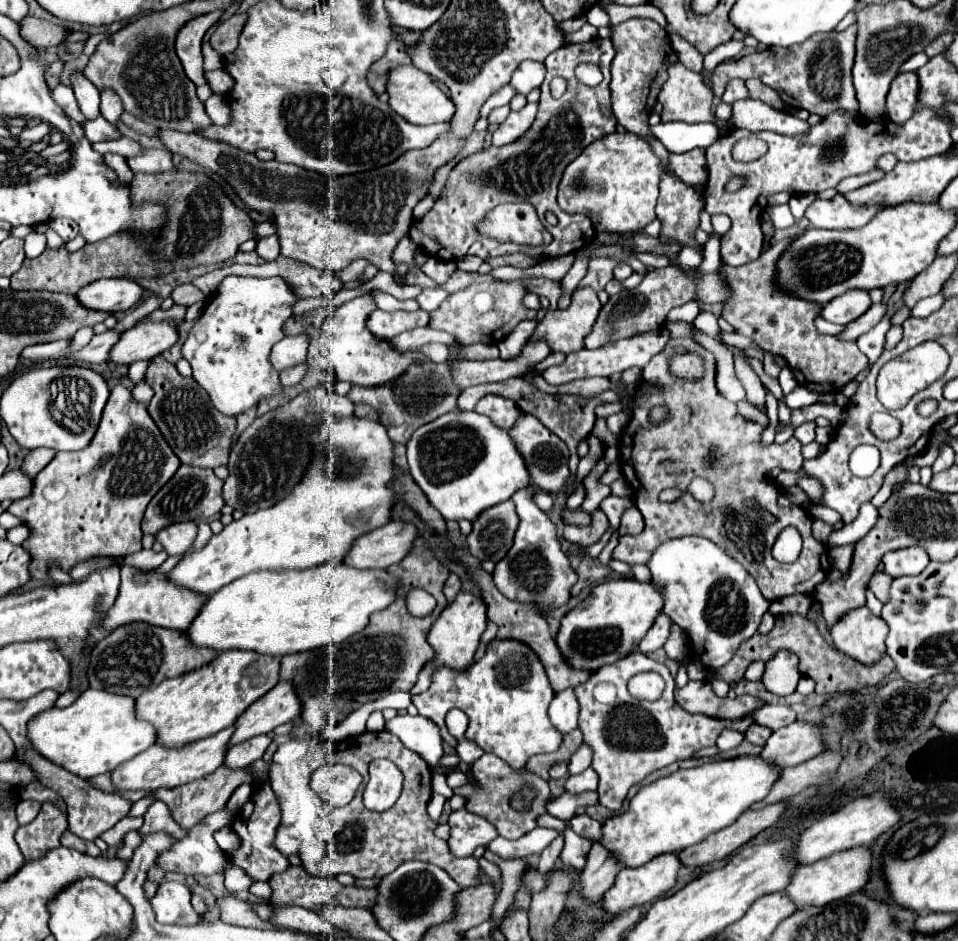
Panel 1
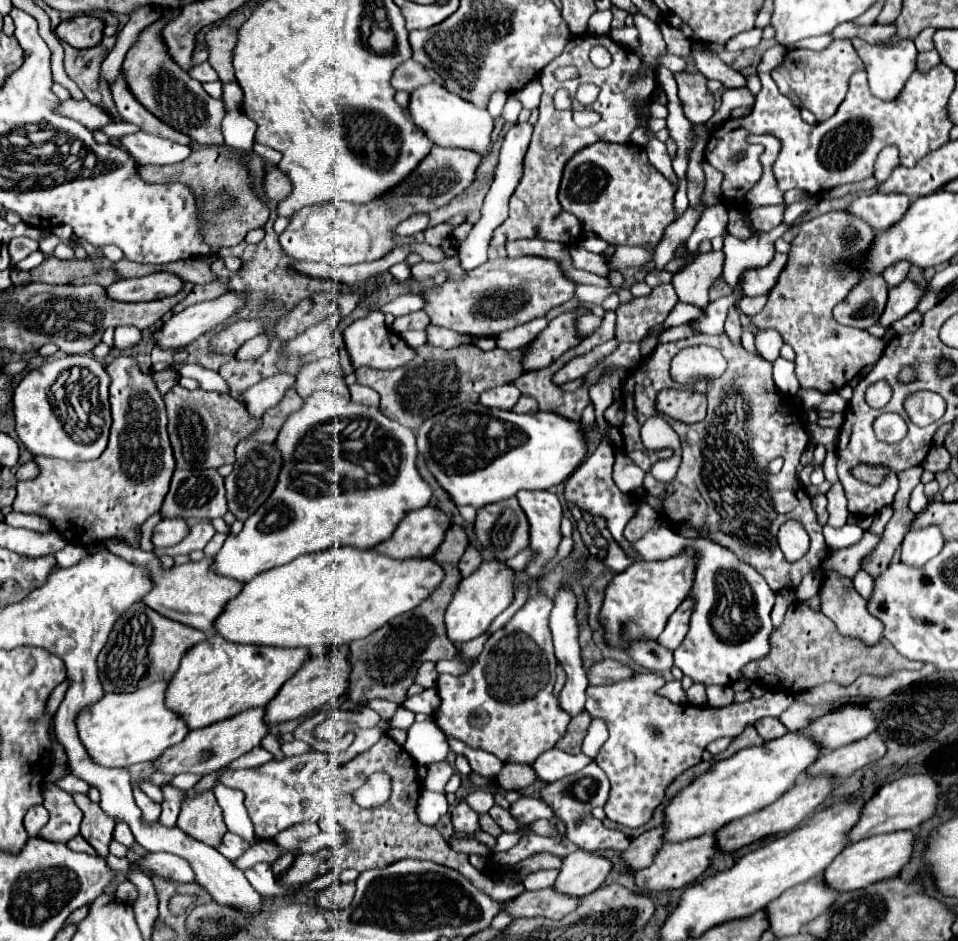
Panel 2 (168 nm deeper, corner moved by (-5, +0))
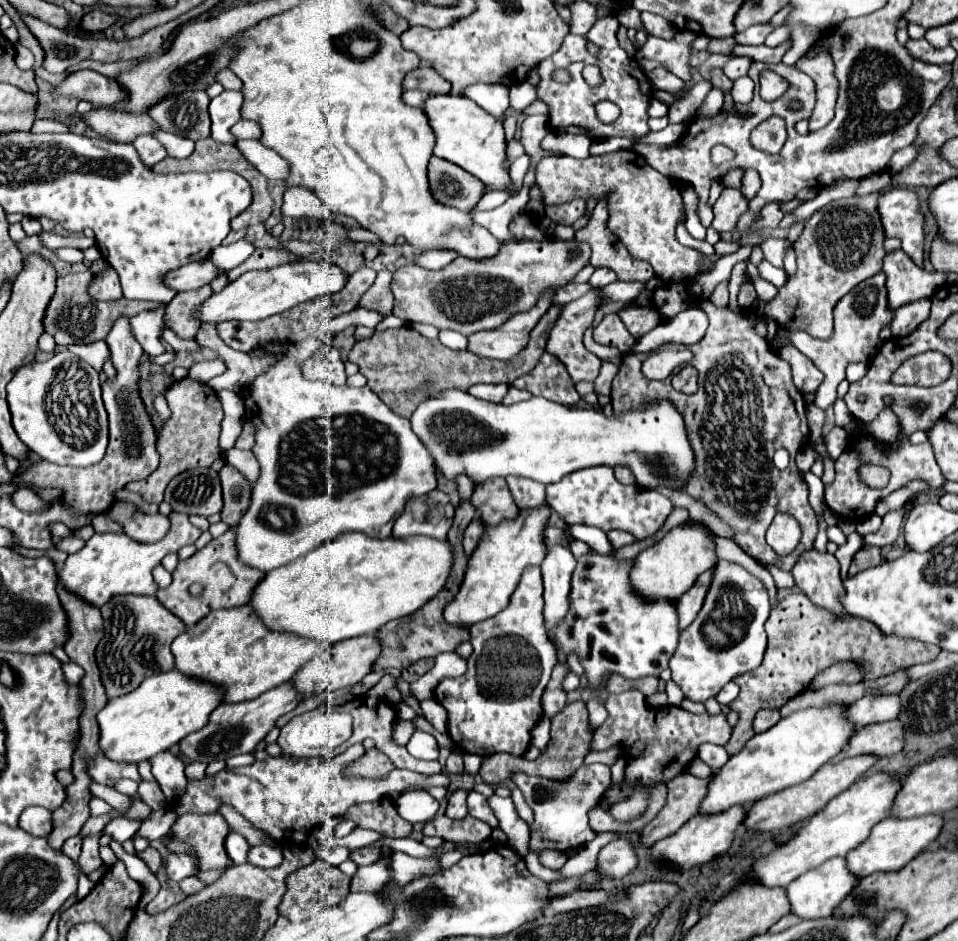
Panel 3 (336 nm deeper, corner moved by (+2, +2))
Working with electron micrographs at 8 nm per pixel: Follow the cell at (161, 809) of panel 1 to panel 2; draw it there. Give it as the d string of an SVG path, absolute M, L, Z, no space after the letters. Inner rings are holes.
M142 779L142 781L140 781L140 789L142 789L150 799L154 799L154 801L162 803L162 791L160 791L160 787L158 787L158 785L150 783L148 779Z

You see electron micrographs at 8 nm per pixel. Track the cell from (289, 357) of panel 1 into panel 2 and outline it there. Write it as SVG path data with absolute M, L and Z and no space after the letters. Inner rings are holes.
M278 373L278 375L266 377L266 379L258 381L256 385L248 387L242 393L242 399L244 399L248 415L252 419L262 417L262 413L268 407L274 407L274 405L280 403L280 399L294 385L294 381L296 381L294 375L290 375L290 373Z

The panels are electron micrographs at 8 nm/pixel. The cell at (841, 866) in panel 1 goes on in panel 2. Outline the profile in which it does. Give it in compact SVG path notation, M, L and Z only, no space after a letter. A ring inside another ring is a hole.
M912 831L882 833L882 835L874 835L874 837L862 839L858 843L852 843L824 871L826 883L830 883L830 887L834 887L836 891L844 893L844 891L854 891L854 889L864 889L876 881L890 879L890 877L898 875L902 871L902 867L910 861L914 843L916 843L916 837Z

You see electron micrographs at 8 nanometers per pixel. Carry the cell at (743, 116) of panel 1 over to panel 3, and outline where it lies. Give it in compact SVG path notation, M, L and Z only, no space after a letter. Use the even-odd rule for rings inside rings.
M713 71L713 75L711 75L711 83L713 83L713 87L715 89L721 89L725 95L731 91L731 87L733 87L733 81L723 73L723 71Z

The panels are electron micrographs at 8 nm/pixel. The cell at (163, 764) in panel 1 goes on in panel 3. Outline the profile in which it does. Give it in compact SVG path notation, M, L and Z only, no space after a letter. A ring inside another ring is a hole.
M283 683L275 689L259 695L257 699L235 703L235 705L219 705L211 713L211 717L203 729L187 735L179 743L181 755L191 763L193 761L211 763L211 761L223 761L223 759L227 759L231 755L239 755L239 753L253 753L257 743L261 739L265 739L265 735L275 727L275 721L281 715L293 711L301 699L303 697L295 689L291 689L289 683Z

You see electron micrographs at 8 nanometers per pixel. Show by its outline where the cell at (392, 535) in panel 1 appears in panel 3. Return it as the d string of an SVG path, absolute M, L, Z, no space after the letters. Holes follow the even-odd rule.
M431 491L429 495L407 501L405 511L393 525L393 537L447 537L453 521L453 505L443 491Z

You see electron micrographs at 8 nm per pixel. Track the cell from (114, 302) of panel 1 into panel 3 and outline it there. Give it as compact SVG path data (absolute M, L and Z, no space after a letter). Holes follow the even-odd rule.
M201 261L173 269L171 273L167 273L167 277L163 277L163 283L175 291L191 291L207 285L217 273L219 269L215 265L211 265L209 261Z

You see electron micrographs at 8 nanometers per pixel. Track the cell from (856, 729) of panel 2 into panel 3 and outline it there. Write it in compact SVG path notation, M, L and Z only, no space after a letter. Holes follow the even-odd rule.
M869 695L861 697L847 709L847 719L855 725L855 731L863 725L891 721L897 717L901 705L897 695Z

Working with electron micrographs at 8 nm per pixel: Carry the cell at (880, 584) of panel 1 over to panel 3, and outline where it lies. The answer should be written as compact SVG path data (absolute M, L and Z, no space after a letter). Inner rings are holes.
M867 545L867 547L861 547L855 557L853 557L853 563L851 563L851 569L849 569L849 575L855 575L863 569L869 569L869 567L875 567L883 561L883 549L879 549L877 545Z

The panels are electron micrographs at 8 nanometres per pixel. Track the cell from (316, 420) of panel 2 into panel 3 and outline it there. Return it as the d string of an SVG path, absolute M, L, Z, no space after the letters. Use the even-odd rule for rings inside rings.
M327 323L315 335L289 345L287 355L265 375L257 377L243 393L247 421L251 419L257 425L253 453L261 465L261 475L253 487L251 507L237 525L235 545L237 557L263 573L277 569L347 531L359 531L375 539L389 537L405 503L411 497L427 495L437 487L433 459L411 431L409 419L395 415L369 387L335 387L333 383L307 381L301 375L301 363L323 343L333 343L333 339L335 325Z

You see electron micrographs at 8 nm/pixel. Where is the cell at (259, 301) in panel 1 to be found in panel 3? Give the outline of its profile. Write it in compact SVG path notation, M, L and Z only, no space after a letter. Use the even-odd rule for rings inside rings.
M237 241L237 243L231 243L231 245L219 245L209 261L215 263L219 269L223 271L229 271L233 267L237 267L241 261L245 261L249 255L253 253L253 245L249 241Z

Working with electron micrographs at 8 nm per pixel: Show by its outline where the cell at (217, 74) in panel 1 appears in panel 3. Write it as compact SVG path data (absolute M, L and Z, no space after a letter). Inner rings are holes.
M223 91L215 99L211 99L211 105L209 105L209 113L211 113L211 121L213 121L211 137L215 141L235 143L229 129L231 129L231 125L235 125L241 119L241 115L239 115L241 103L243 103L243 97L239 91Z

